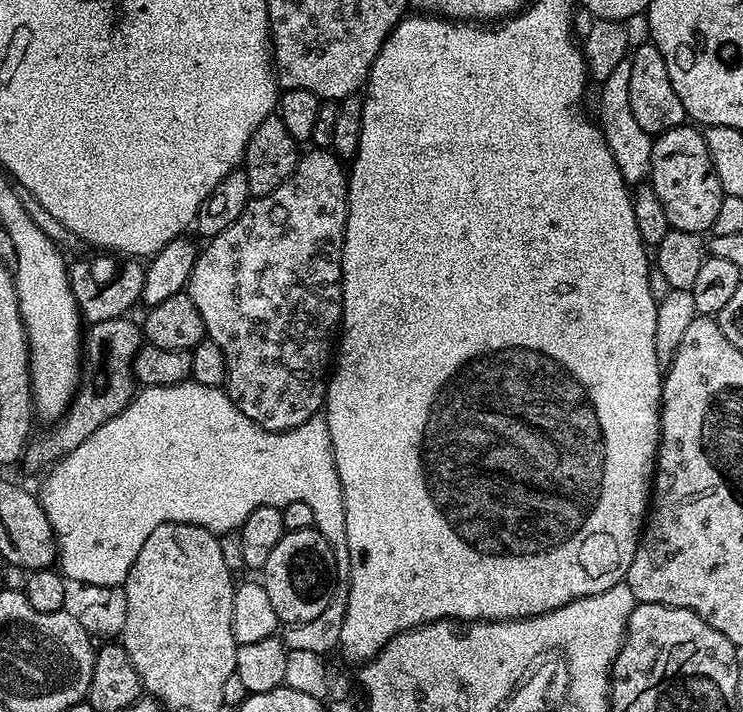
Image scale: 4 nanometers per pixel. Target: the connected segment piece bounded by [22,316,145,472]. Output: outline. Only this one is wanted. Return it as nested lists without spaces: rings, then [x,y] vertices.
[[[128,316],[110,318],[110,322],[91,325],[82,336],[82,375],[72,405],[59,422],[45,427],[48,428],[45,432],[37,431],[33,435],[24,450],[22,464],[32,472],[39,468],[47,469],[60,457],[82,446],[82,442],[86,442],[86,438],[90,438],[90,434],[94,434],[98,426],[106,426],[110,418],[118,418],[118,414],[126,410],[126,406],[138,391],[132,367],[134,358],[144,343],[141,325],[137,321],[135,324]]]

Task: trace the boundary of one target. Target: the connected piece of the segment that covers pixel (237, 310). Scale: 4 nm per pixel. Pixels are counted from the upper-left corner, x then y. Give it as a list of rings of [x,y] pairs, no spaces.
[[[328,150],[305,151],[296,164],[294,174],[278,186],[278,190],[270,190],[270,194],[257,196],[248,201],[246,210],[234,222],[234,226],[226,226],[222,234],[211,237],[208,244],[197,255],[194,270],[190,274],[186,291],[194,306],[198,306],[198,314],[202,314],[204,331],[207,339],[213,340],[226,354],[226,391],[229,398],[258,426],[268,432],[289,432],[317,415],[324,408],[324,398],[328,394],[328,377],[330,375],[330,361],[334,356],[334,341],[338,336],[338,329],[344,315],[344,299],[342,298],[342,250],[344,249],[344,231],[348,217],[348,178],[346,168],[342,165],[341,157]]]

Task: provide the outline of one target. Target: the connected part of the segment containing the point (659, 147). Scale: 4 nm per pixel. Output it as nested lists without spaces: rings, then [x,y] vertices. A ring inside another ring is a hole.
[[[687,123],[680,124],[653,139],[650,183],[654,194],[658,194],[658,202],[662,202],[662,210],[666,210],[669,229],[704,234],[711,229],[725,195],[718,174],[714,174],[703,131],[696,126],[688,127]]]

